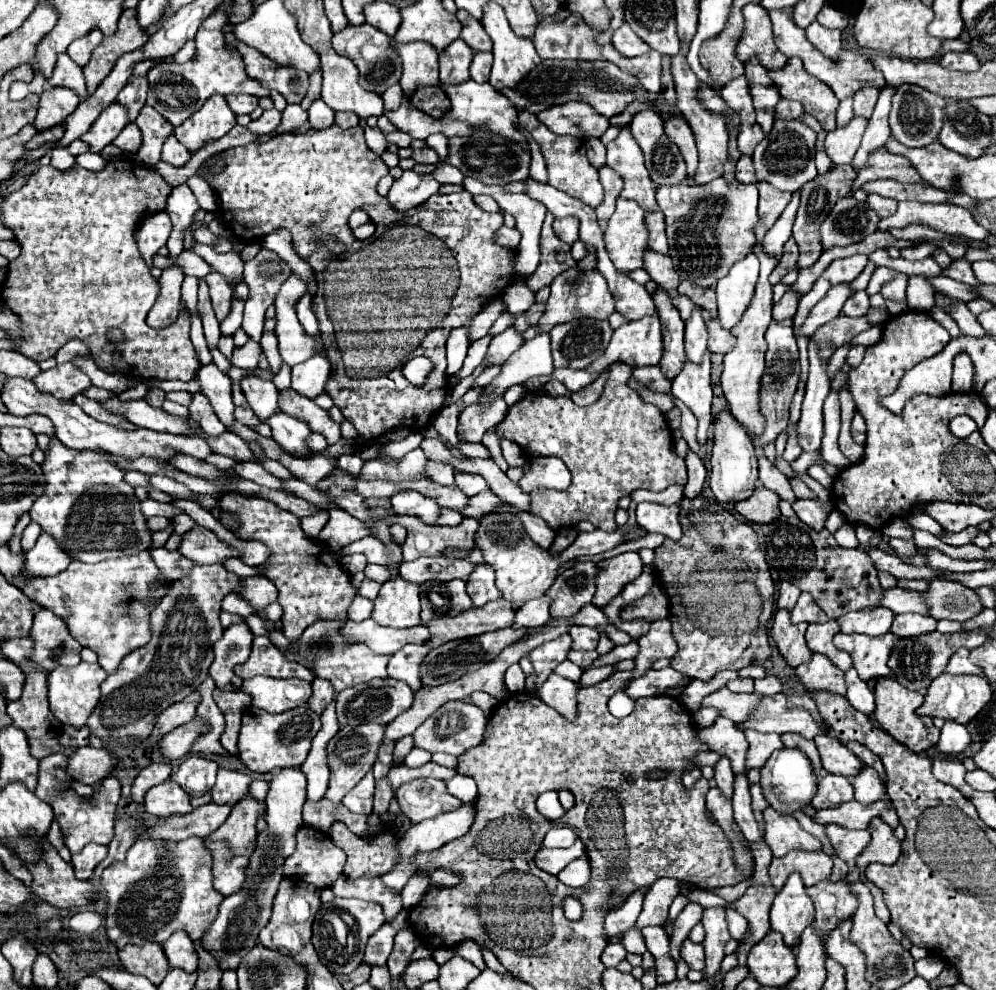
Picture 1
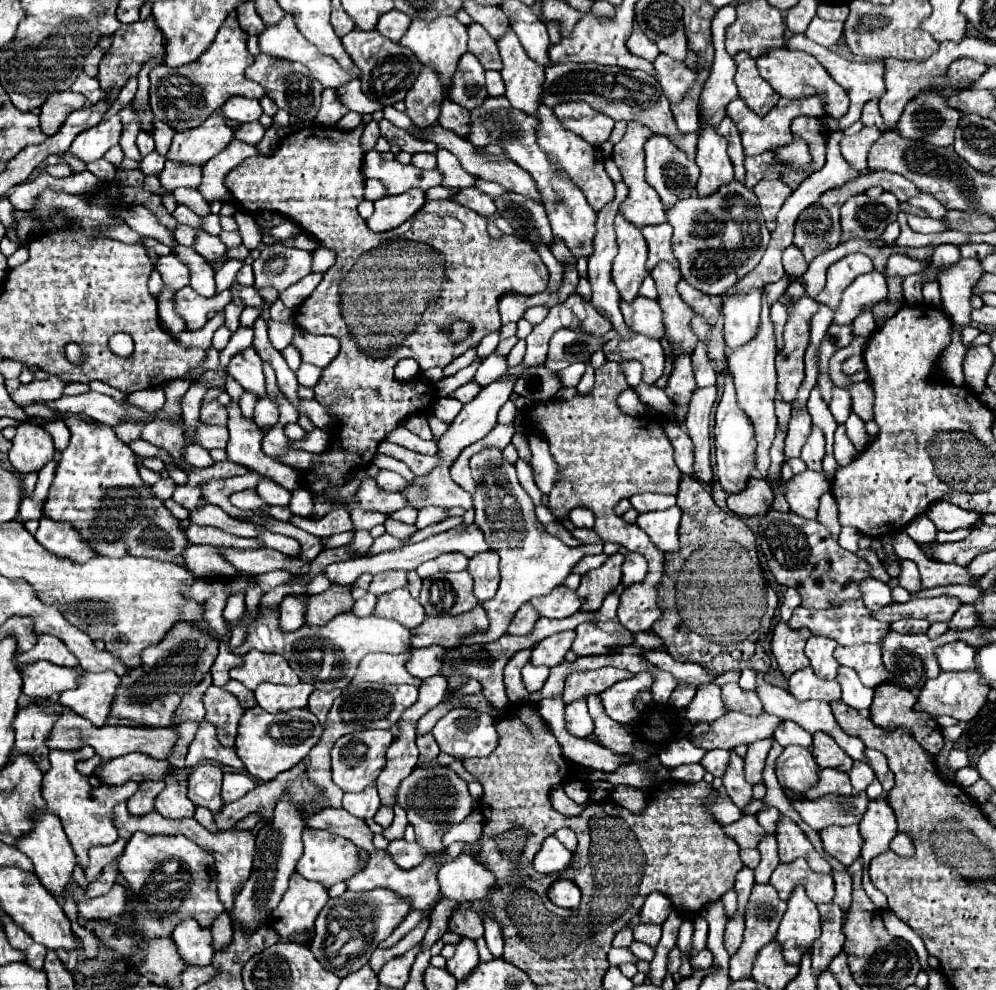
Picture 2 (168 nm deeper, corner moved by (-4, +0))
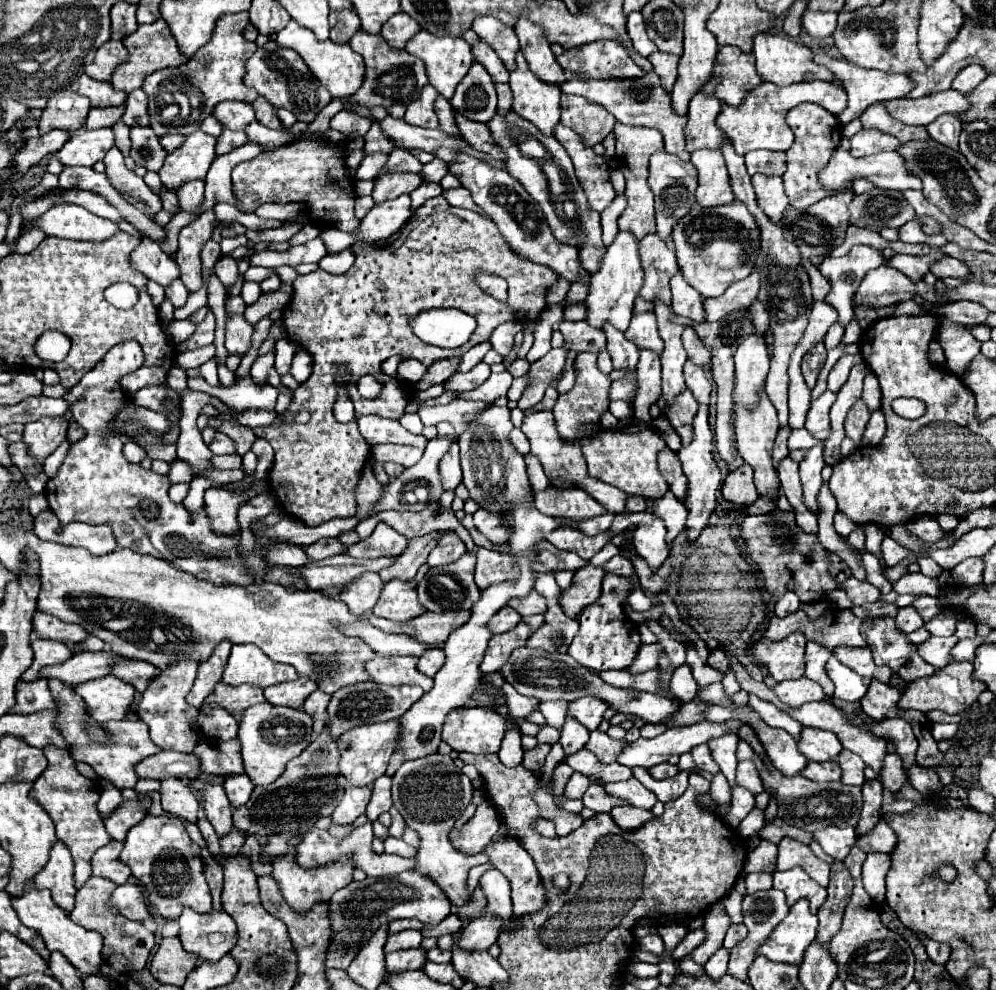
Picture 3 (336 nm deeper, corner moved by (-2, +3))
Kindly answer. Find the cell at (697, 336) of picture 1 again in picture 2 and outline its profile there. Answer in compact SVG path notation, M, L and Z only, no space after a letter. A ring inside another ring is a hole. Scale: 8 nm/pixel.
M698 341L696 349L692 351L692 367L696 373L696 383L698 387L708 387L716 383L716 371L712 367L712 361L708 357L708 349L704 341Z

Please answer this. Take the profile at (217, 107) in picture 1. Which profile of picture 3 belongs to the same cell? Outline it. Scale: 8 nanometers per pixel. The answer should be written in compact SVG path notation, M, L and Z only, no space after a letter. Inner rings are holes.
M202 130L190 134L178 150L166 156L166 162L158 172L162 178L162 186L176 192L182 184L190 180L204 180L210 164L216 158L214 146L214 136L208 136Z

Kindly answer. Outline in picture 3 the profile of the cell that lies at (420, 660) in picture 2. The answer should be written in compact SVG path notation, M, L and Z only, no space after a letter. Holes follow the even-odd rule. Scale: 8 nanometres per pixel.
M434 648L434 650L428 650L424 656L420 656L420 662L418 662L418 668L422 674L426 676L434 676L442 666L444 666L444 652L440 648Z

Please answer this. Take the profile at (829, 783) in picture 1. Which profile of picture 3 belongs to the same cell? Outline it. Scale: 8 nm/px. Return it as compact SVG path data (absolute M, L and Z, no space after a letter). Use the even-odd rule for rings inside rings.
M808 762L800 774L814 782L830 782L830 780L840 780L842 770L838 762Z

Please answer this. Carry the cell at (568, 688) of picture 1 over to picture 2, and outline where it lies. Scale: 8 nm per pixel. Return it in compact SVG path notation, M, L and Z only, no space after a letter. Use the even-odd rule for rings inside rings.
M576 699L566 705L566 727L576 737L586 737L594 731L592 717L586 707L586 699Z

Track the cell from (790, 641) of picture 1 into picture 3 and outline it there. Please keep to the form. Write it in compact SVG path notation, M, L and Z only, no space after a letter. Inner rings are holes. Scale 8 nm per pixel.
M792 634L780 642L758 642L750 650L756 656L756 662L766 666L776 682L782 682L804 676L804 648L804 636Z

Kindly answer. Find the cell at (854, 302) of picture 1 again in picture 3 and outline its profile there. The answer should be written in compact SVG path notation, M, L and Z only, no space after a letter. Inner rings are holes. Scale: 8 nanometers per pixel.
M836 322L836 324L833 324L830 327L830 330L828 330L828 336L826 336L826 340L824 340L826 348L828 348L828 350L836 348L836 346L842 342L842 336L844 336L844 328Z

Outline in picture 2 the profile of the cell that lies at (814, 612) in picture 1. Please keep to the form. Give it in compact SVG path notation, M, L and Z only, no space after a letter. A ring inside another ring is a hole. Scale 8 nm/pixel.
M862 600L843 601L836 609L824 609L824 611L816 611L816 609L808 609L808 607L796 607L794 615L790 617L788 625L792 629L802 629L808 627L814 635L826 635L836 639L840 645L860 645L860 643L882 643L882 639L886 637L886 633L890 631L888 623L878 621L870 609L862 603Z

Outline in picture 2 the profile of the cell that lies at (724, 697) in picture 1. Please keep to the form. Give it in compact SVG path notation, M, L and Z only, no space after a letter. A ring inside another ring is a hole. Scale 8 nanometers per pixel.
M712 683L700 685L696 691L696 697L686 707L686 719L690 723L698 723L698 721L710 723L710 721L720 719L726 713L730 713L730 709L726 707L726 703L722 699L722 689Z

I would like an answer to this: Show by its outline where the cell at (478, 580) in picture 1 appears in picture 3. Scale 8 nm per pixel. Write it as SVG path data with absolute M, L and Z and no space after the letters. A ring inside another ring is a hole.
M472 538L464 540L466 548L478 554L476 562L476 584L486 590L492 584L498 582L514 582L518 578L518 570L514 568L514 558L504 552L492 552L486 548L480 548L472 542Z

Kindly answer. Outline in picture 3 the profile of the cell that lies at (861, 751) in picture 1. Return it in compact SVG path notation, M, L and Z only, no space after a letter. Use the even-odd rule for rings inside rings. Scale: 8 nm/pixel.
M888 754L886 760L884 760L884 770L882 770L882 786L892 790L892 792L898 792L904 782L906 782L906 770L904 770L904 764L902 764L902 758L898 754Z

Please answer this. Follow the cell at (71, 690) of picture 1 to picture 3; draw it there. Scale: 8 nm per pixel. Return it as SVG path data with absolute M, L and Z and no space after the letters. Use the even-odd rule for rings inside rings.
M98 678L84 684L74 686L74 692L88 704L90 716L98 722L108 720L122 720L132 706L134 700L134 686L116 678Z

